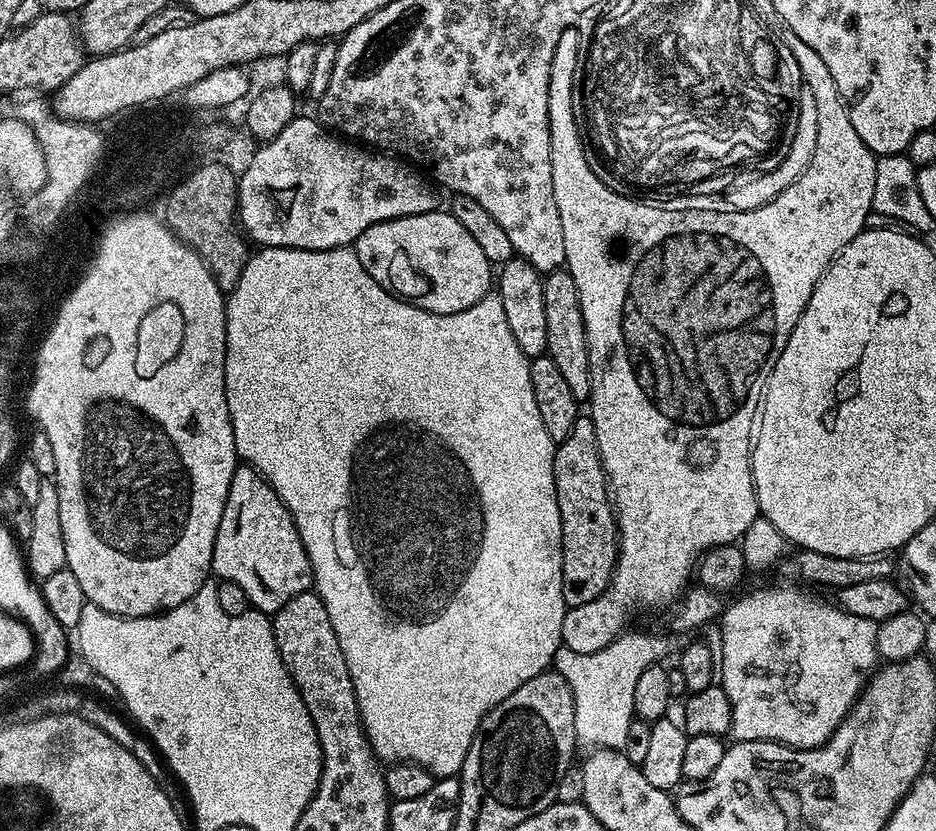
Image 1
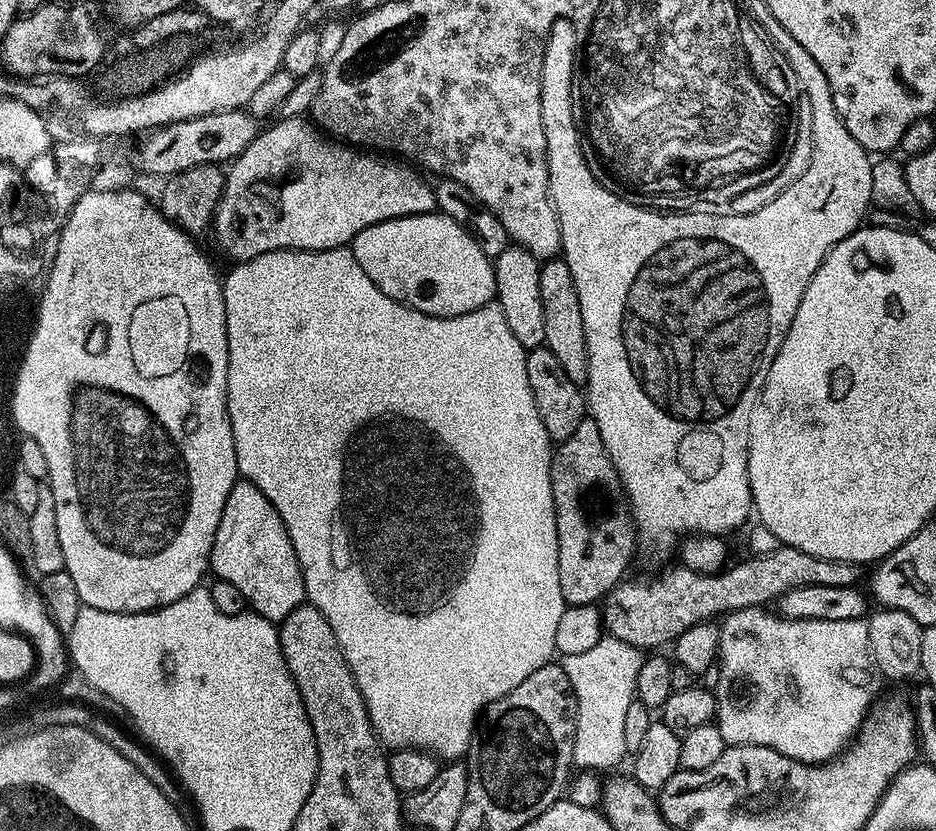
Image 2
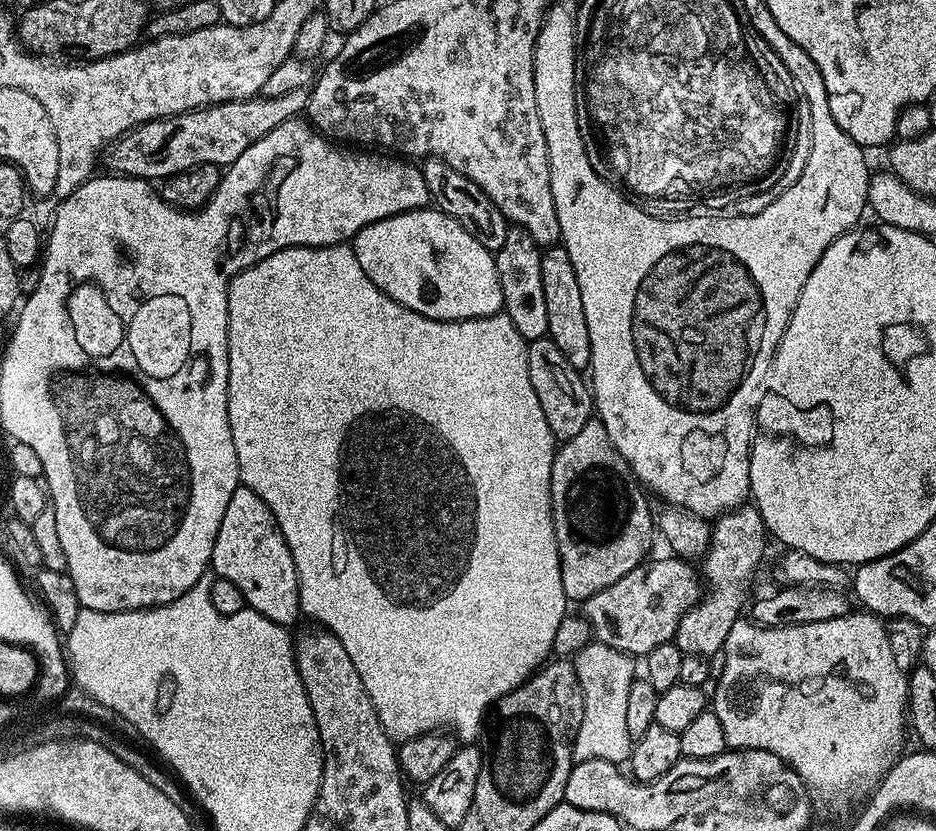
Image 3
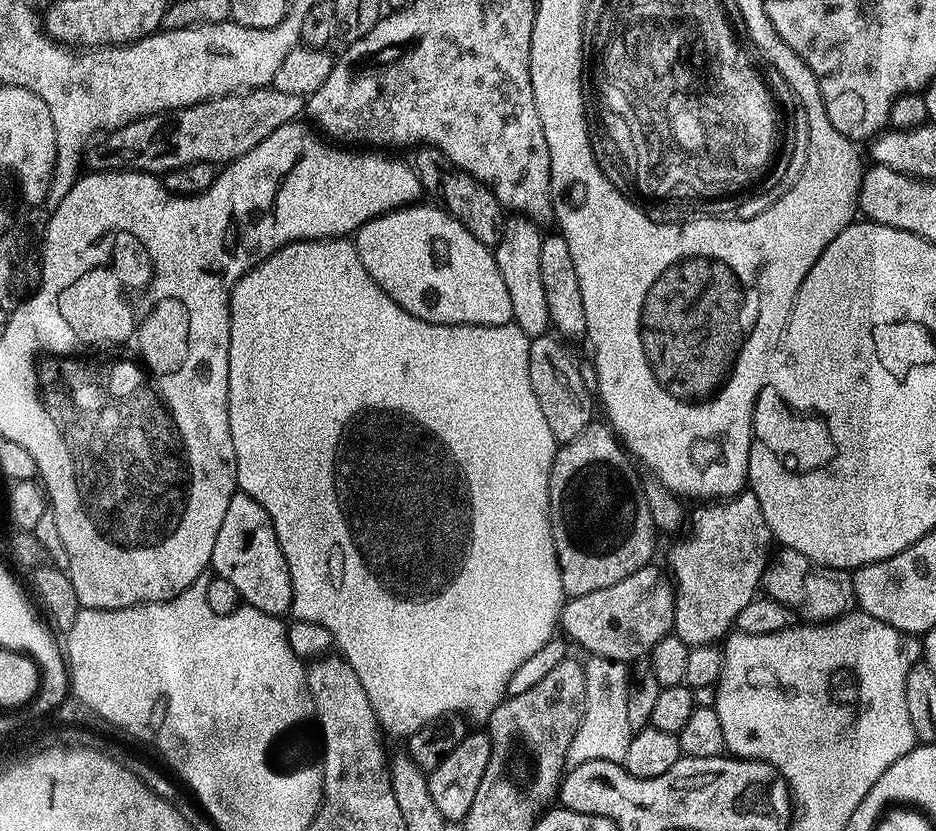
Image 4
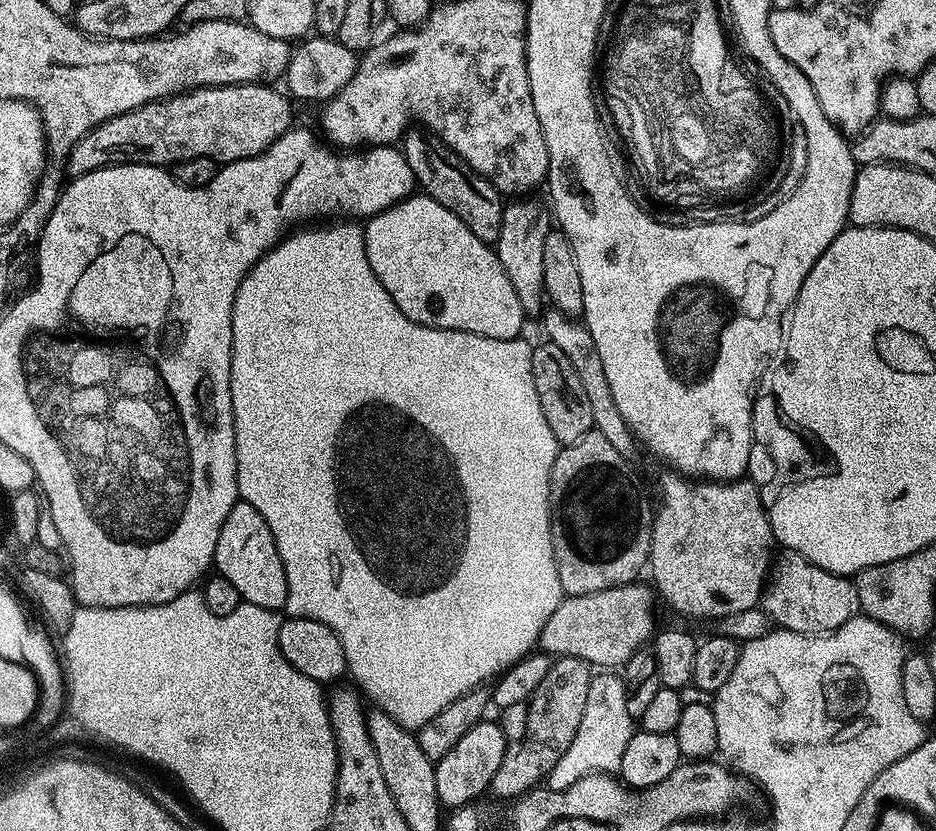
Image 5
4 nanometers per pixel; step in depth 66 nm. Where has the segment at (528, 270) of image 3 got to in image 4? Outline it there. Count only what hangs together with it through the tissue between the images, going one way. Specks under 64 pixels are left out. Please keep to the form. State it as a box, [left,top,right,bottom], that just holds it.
[494,214,550,338]

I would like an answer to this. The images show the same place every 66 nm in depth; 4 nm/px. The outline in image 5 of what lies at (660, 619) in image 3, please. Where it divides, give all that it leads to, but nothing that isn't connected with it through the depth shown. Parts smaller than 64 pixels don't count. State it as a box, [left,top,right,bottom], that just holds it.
[539,581,655,670]

